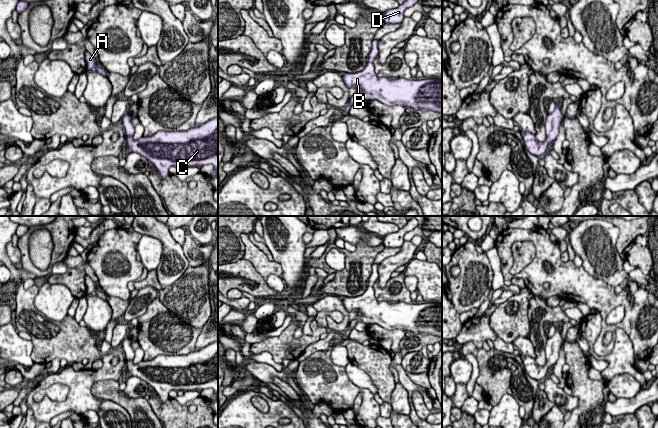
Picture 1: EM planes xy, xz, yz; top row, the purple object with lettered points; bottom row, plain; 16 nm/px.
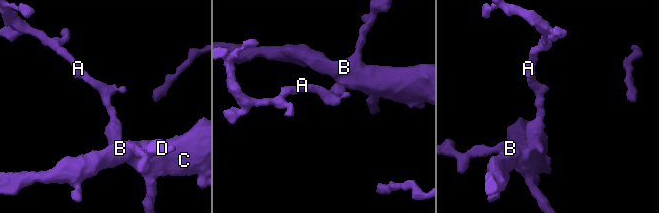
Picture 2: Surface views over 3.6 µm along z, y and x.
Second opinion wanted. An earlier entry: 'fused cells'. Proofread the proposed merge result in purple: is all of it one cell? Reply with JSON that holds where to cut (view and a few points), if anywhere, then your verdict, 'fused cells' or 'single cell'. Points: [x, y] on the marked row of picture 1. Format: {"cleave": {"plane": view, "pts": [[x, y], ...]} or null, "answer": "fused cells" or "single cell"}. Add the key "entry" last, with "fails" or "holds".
{"cleave": null, "answer": "single cell", "entry": "fails"}

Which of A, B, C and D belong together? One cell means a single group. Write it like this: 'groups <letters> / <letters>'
groups A B C D

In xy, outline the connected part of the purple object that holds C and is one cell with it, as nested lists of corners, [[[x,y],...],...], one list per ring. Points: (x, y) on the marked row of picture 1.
[[[126,113],[121,119],[127,140],[127,151],[144,156],[155,166],[161,178],[164,179],[170,174],[169,168],[172,166],[178,168],[207,164],[214,166],[211,176],[218,177],[218,116],[186,131],[159,131],[153,136],[141,137],[138,140],[133,139],[134,126],[131,116]]]

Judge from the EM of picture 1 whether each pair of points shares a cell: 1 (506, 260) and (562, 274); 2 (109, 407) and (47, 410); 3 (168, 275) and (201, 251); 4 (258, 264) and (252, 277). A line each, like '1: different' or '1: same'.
1: same
2: different
3: different
4: different

